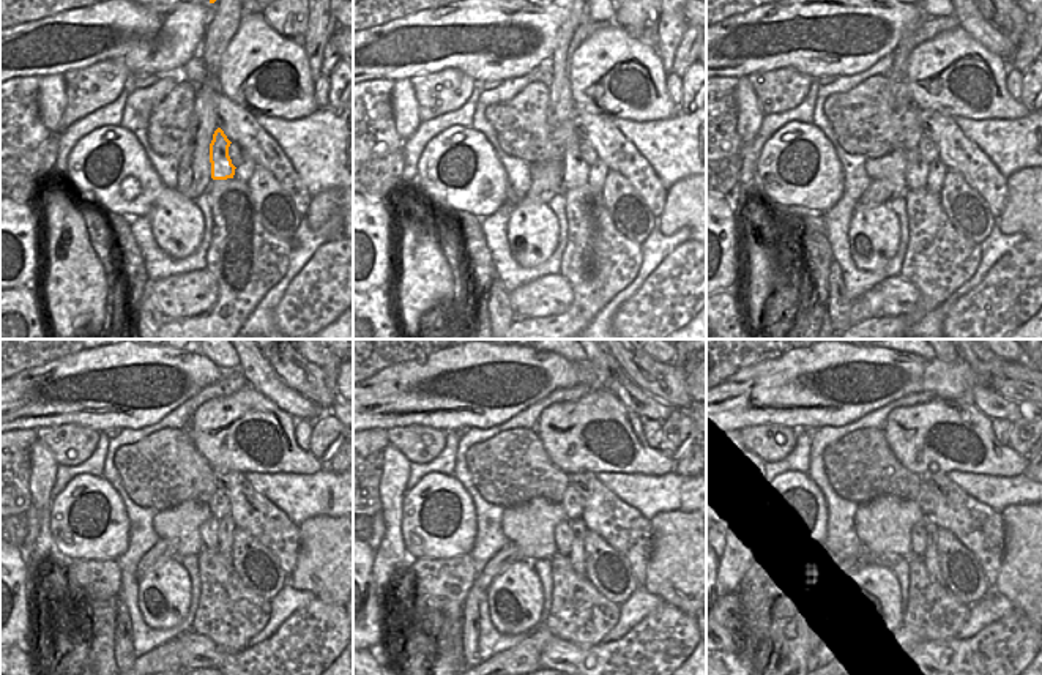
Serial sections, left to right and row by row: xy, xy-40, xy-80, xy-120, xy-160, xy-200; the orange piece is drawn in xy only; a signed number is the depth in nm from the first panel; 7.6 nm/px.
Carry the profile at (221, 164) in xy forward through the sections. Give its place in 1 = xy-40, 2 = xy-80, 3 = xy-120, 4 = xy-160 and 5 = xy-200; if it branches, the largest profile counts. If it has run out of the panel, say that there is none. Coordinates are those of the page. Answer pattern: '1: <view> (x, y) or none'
1: xy-40 (576, 169)
2: xy-80 (934, 174)
3: xy-120 (224, 527)
4: xy-160 (577, 552)
5: xy-200 (930, 554)

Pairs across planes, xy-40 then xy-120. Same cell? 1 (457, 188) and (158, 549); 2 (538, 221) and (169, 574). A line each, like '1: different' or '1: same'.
1: different
2: same

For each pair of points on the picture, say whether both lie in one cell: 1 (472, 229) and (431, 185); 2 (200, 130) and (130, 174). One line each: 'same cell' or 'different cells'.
1: different cells
2: different cells

